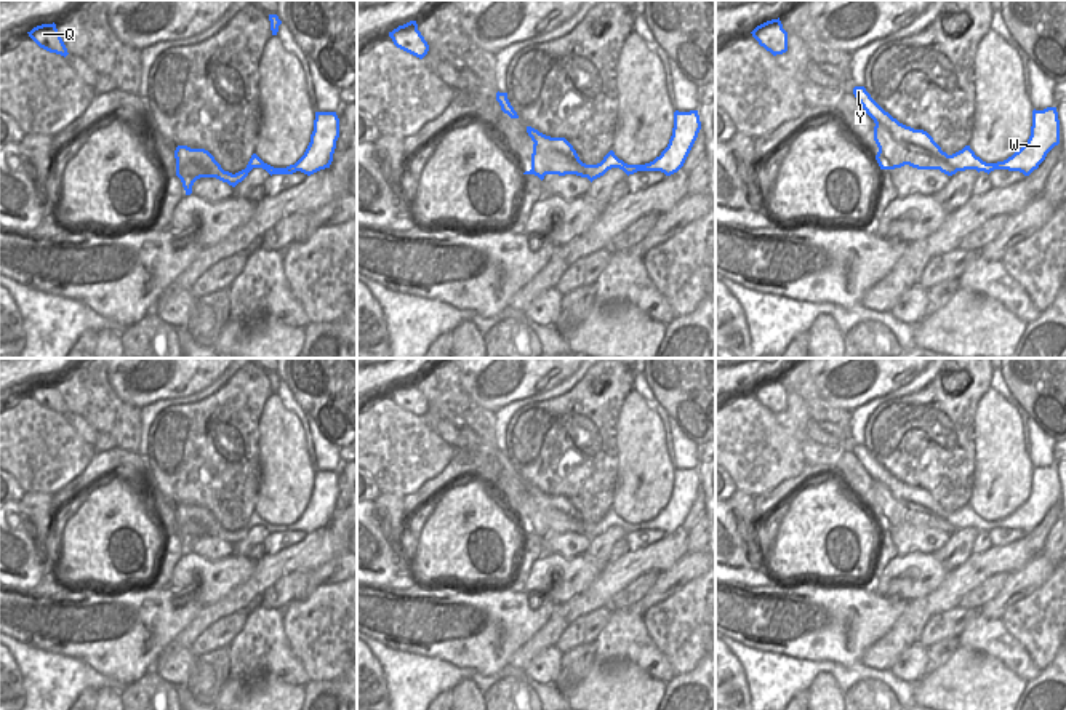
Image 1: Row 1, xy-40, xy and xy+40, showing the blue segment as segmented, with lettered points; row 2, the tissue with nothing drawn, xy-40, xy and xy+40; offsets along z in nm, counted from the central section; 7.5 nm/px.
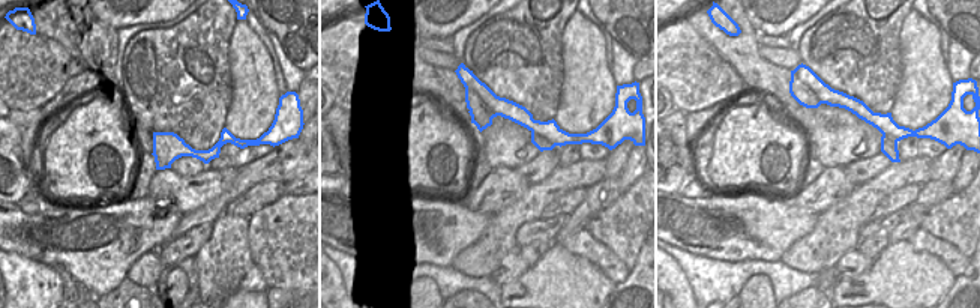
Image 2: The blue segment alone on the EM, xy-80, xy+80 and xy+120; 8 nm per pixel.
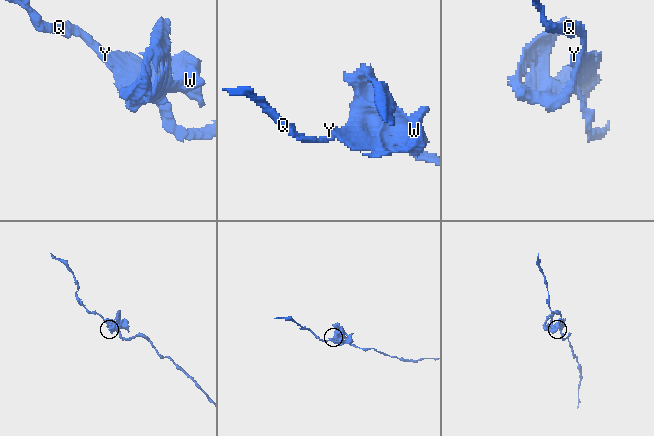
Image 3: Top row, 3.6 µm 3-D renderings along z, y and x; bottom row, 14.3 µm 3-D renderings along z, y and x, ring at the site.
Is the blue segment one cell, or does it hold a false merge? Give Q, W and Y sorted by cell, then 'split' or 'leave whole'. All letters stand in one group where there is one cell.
groups Q Y / W; split

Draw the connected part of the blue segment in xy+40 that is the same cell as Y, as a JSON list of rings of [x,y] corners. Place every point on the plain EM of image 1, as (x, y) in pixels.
[[[855,445],[853,453],[860,459],[866,472],[874,478],[874,481],[888,488],[892,497],[896,497],[898,501],[906,504],[916,504],[928,510],[932,513],[932,518],[928,521],[930,528],[940,528],[948,534],[957,531],[957,528],[948,521],[948,517],[951,513],[943,510],[941,505],[933,499],[933,496],[927,489],[914,488],[900,481],[871,456],[864,445]]]

